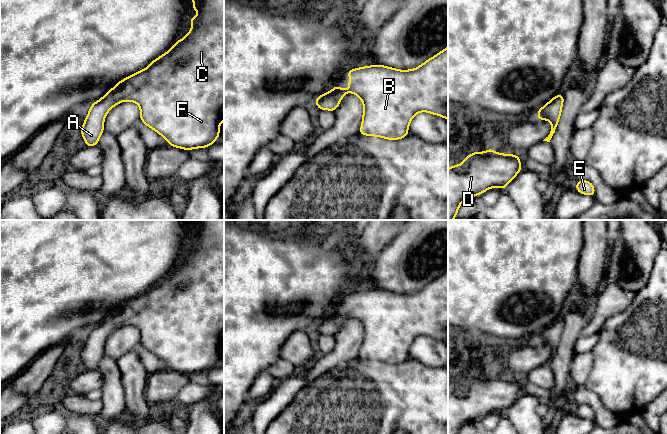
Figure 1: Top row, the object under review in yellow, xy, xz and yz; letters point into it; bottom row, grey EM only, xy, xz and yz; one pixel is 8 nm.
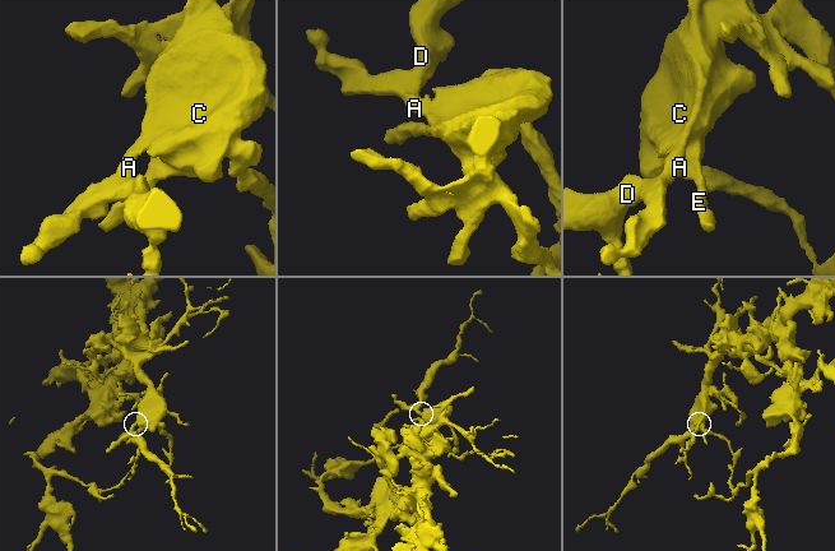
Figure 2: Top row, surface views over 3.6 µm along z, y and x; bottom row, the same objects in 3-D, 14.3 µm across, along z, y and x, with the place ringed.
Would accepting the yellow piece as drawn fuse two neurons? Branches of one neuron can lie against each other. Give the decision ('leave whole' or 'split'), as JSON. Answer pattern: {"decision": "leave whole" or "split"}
{"decision": "leave whole"}

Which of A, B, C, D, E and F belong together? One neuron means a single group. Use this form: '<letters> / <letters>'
A B C D E F

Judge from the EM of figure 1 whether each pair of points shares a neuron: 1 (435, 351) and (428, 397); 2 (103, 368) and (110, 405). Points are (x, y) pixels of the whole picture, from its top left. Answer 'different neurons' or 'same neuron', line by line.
1: different neurons
2: same neuron

